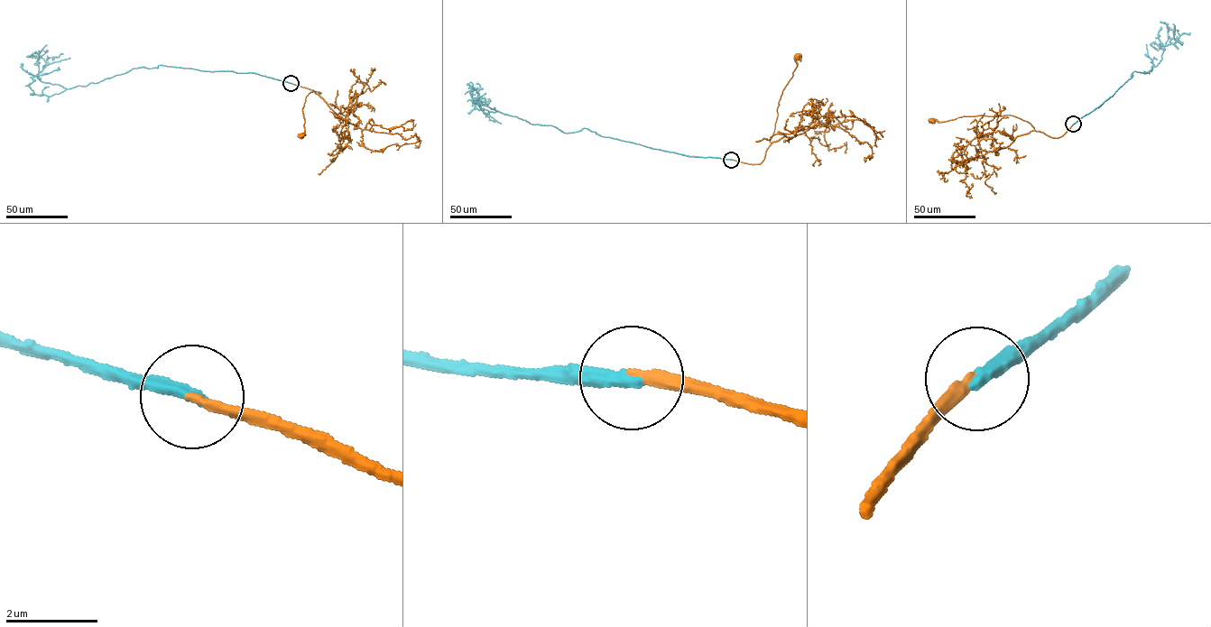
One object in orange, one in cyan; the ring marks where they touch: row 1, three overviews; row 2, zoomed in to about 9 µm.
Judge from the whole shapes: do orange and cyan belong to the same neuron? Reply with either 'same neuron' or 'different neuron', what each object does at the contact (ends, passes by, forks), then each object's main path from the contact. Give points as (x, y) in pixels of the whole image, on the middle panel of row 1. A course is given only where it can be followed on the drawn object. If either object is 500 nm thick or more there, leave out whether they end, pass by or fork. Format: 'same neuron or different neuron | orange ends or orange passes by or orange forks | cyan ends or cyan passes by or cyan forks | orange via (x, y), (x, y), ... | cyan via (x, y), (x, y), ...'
same neuron | orange ends | cyan ends | orange via (731, 159), (753, 164), (763, 159), (771, 142), (779, 102), (793, 75), (798, 56) | cyan via (731, 160), (652, 148), (584, 128), (566, 133), (482, 109), (473, 101), (501, 124)

